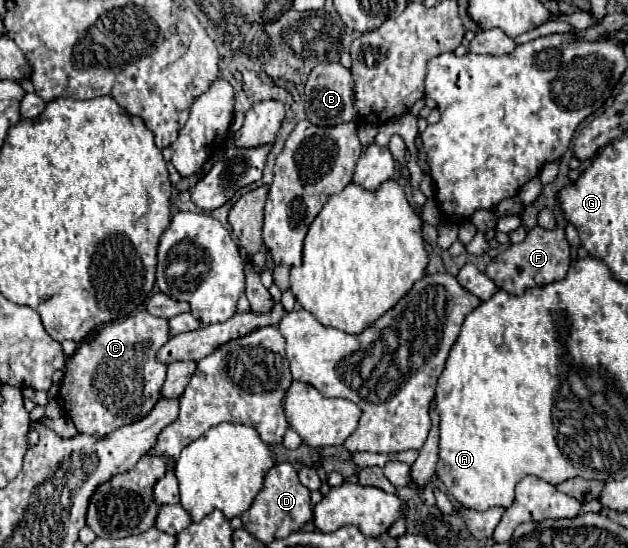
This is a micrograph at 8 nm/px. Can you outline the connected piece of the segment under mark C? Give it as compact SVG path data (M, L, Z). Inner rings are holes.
M140 311L134 317L106 323L92 339L78 345L66 365L66 377L60 387L64 411L74 421L78 433L104 437L118 427L144 419L154 409L168 367L156 359L156 351L168 339L168 319Z

